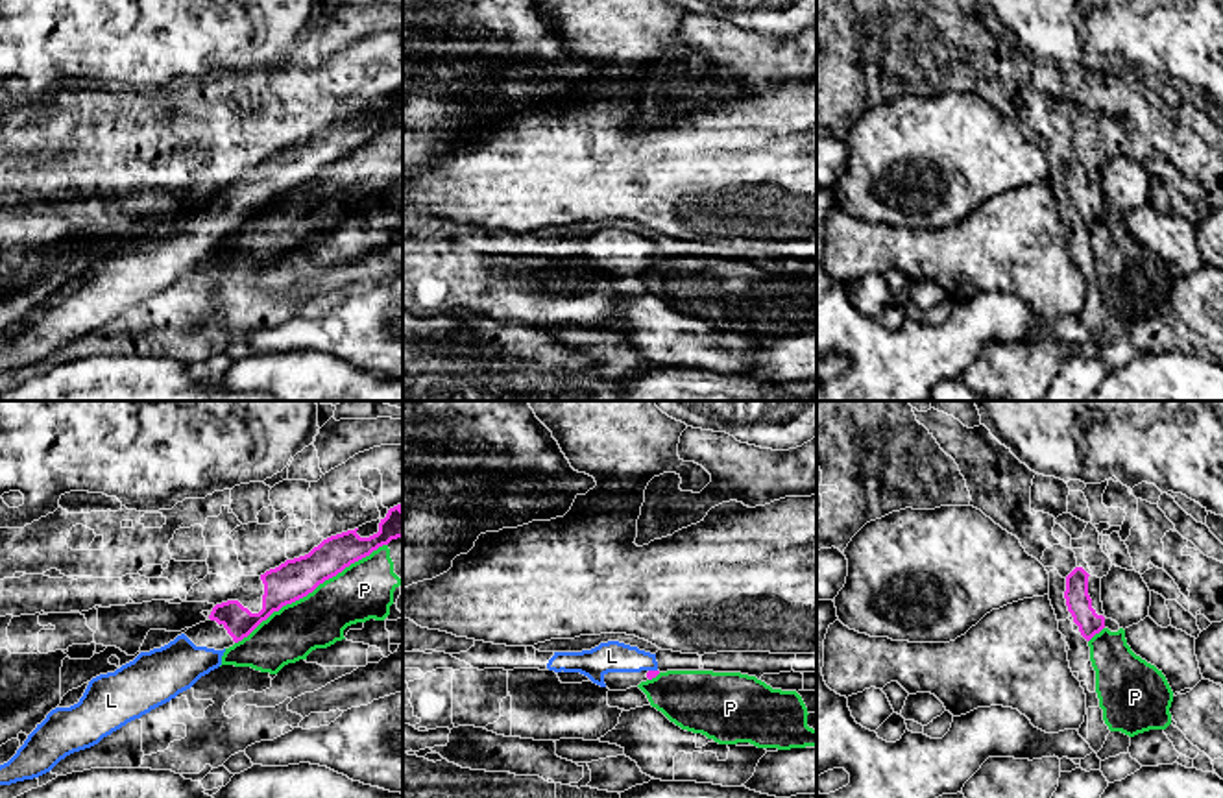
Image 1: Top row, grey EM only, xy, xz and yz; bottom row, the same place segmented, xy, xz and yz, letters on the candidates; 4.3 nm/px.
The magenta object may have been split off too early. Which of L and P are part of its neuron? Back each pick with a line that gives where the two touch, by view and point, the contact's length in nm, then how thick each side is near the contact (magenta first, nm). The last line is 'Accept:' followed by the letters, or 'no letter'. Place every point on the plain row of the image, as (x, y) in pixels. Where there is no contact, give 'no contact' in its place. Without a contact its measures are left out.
L: contact xz (653, 257); length 40 nm; calibres 40 and 140 nm
Accept: L

